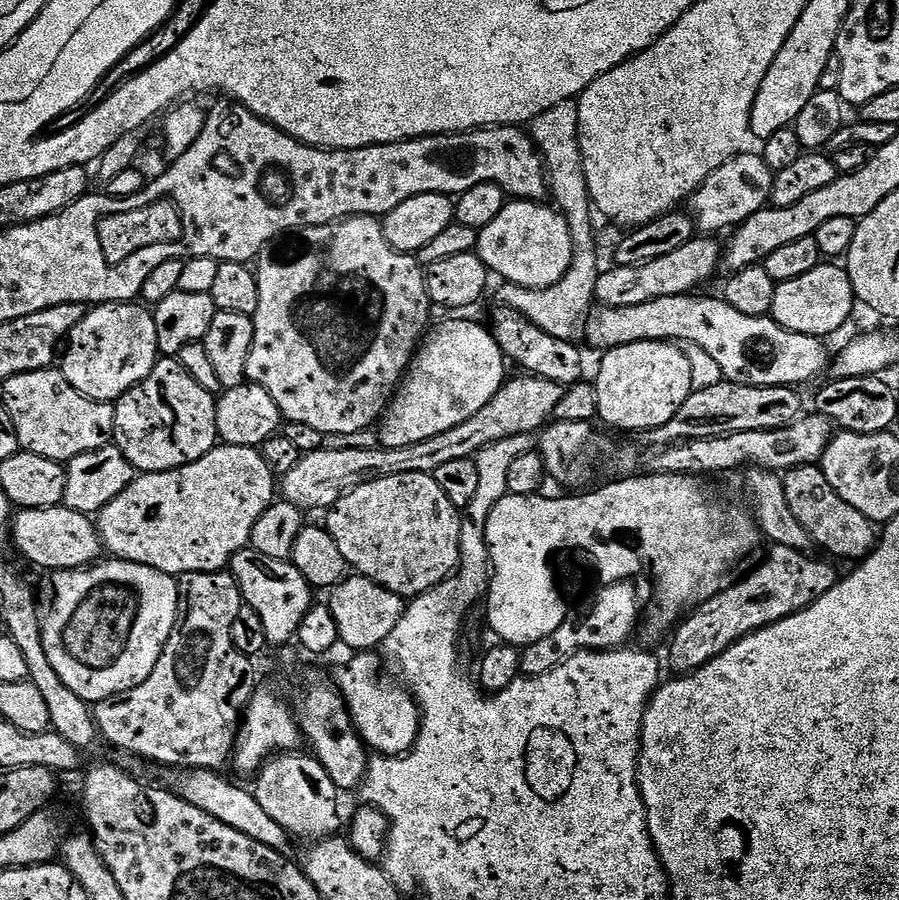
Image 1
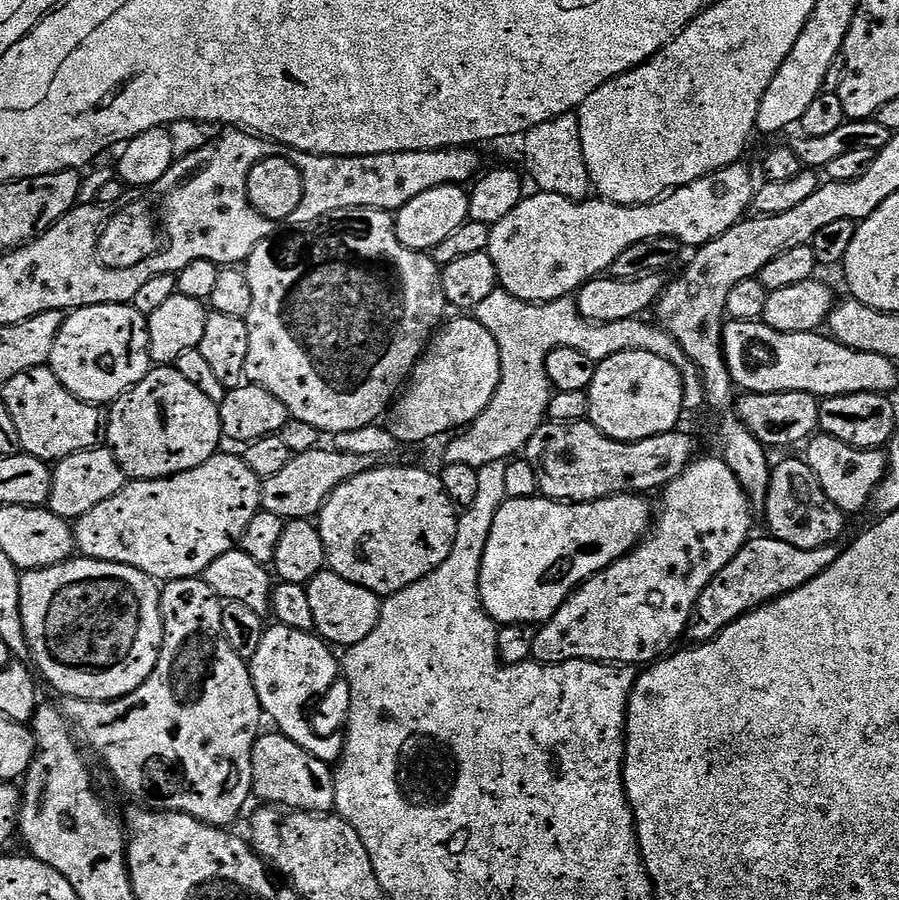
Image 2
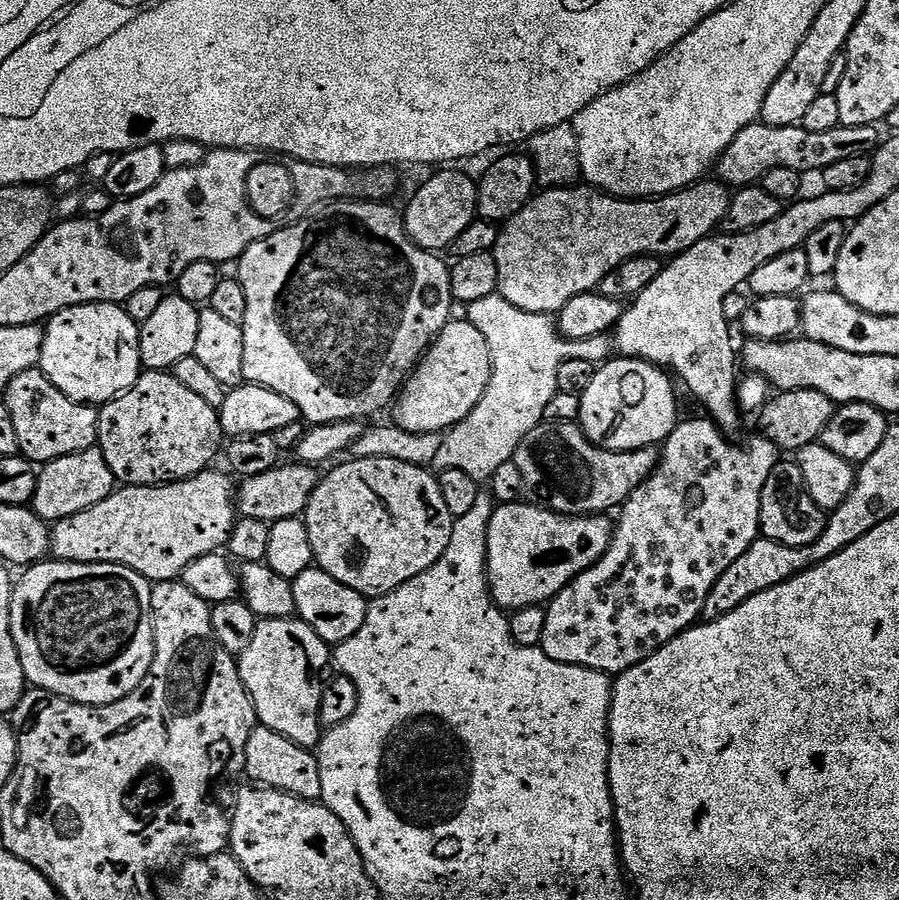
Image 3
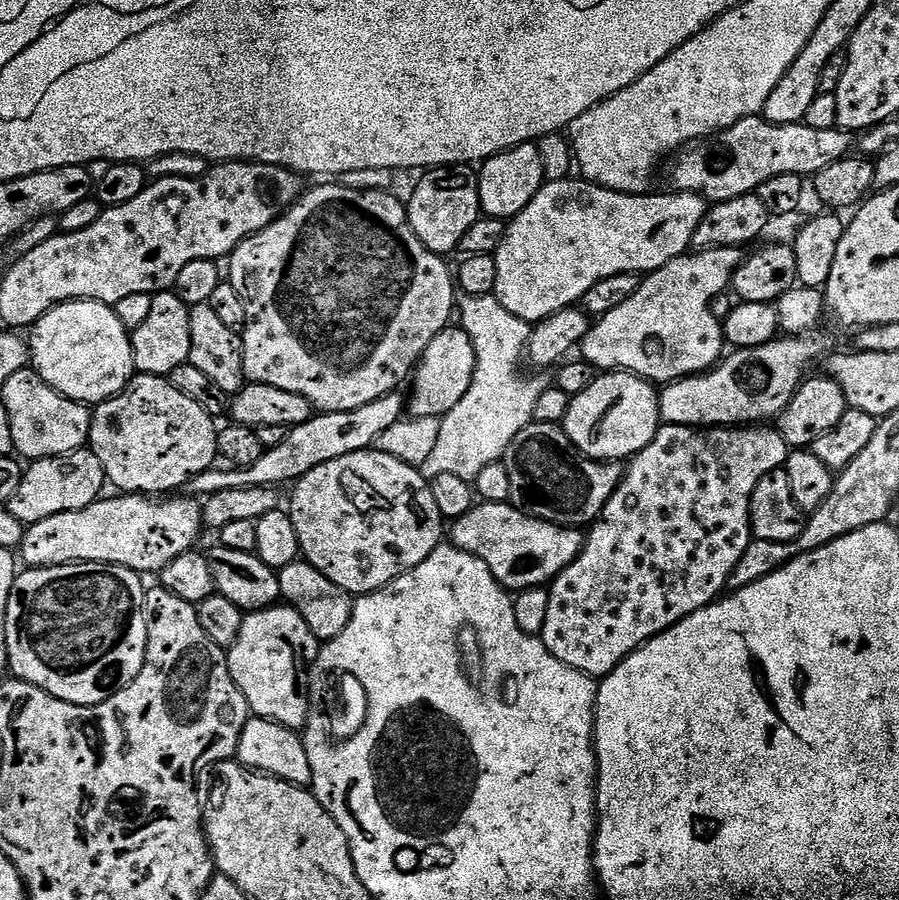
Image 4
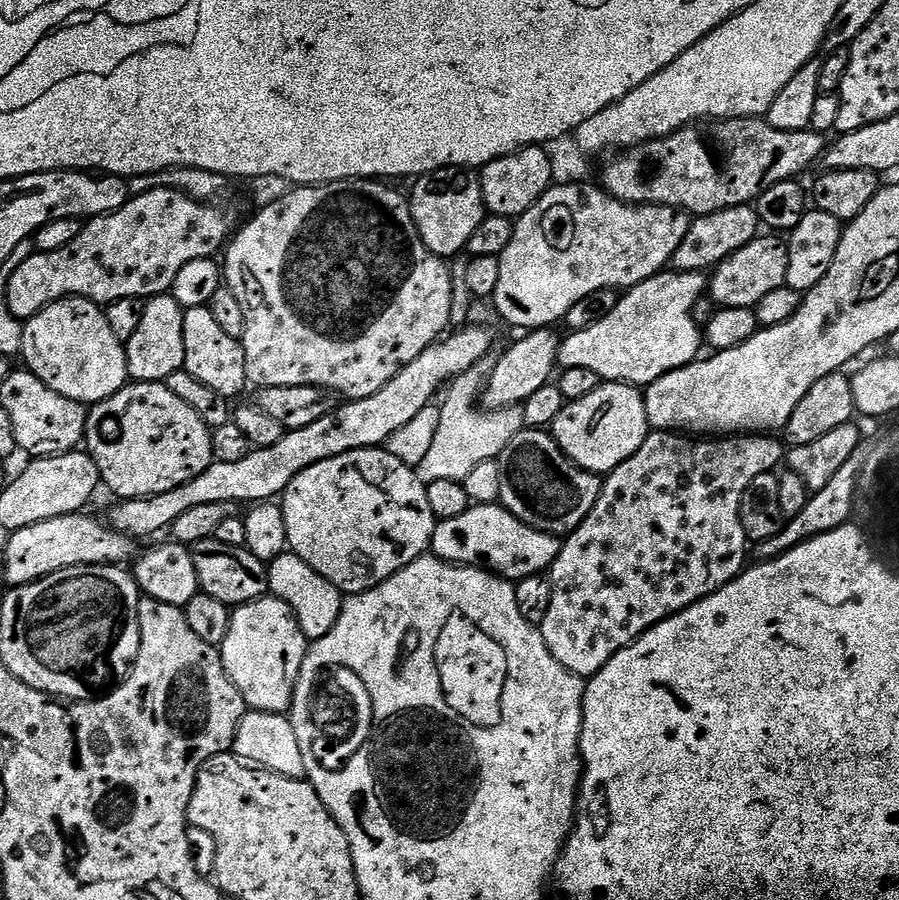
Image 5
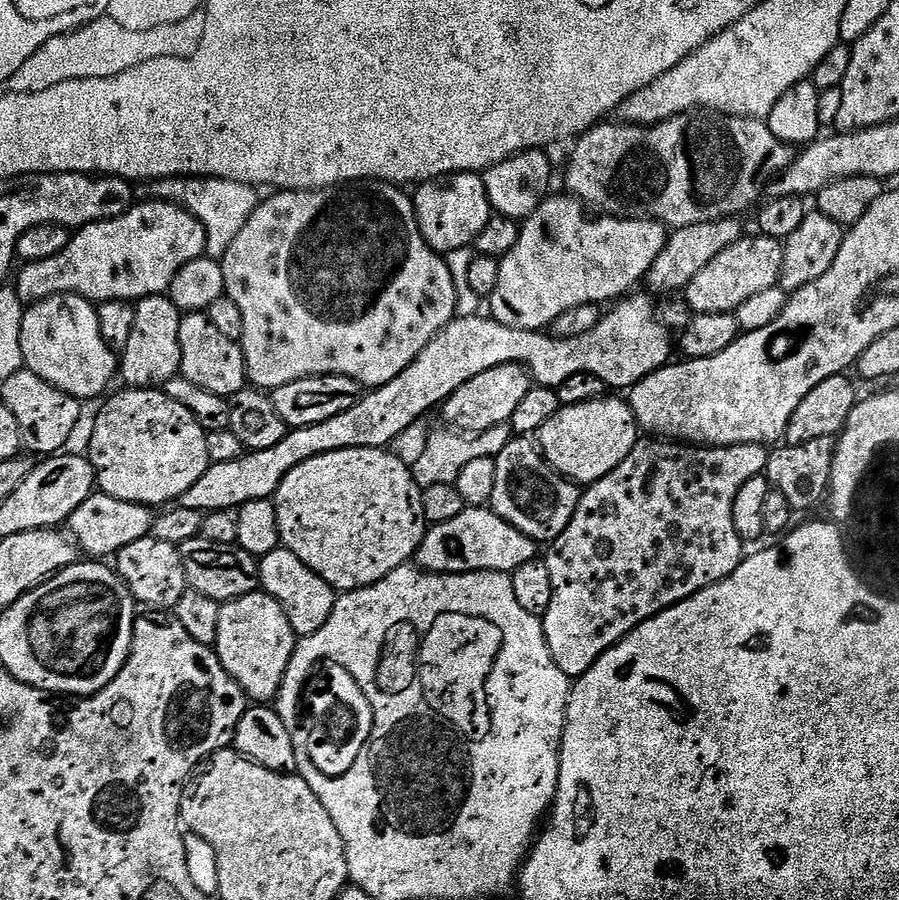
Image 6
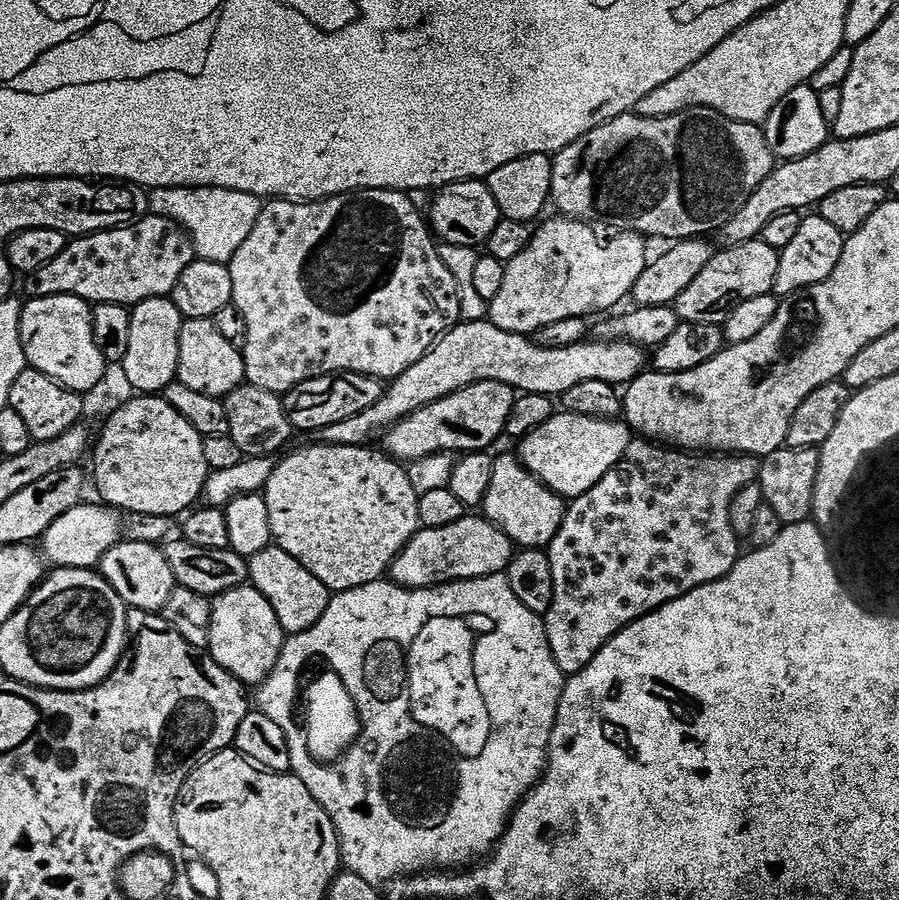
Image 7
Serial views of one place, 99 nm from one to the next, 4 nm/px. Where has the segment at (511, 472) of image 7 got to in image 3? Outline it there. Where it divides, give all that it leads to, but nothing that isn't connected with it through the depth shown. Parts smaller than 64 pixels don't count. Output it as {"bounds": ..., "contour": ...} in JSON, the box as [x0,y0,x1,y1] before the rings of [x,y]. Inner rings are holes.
{"bounds":[514,422,660,516],"contour":[[[542,422],[522,438],[514,459],[522,473],[525,493],[539,507],[563,516],[598,516],[628,501],[660,463],[660,452],[655,447],[611,452],[592,444],[579,423]]]}

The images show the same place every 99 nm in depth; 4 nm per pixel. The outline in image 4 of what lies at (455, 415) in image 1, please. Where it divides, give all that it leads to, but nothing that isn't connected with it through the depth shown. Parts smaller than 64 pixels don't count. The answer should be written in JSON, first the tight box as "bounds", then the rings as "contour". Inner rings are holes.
{"bounds":[406,327,476,418],"contour":[[[461,327],[443,328],[426,346],[419,364],[414,369],[411,377],[412,397],[406,400],[406,408],[413,417],[443,418],[447,412],[454,410],[462,398],[466,398],[466,392],[470,390],[470,382],[474,382],[474,370],[476,369],[476,351],[474,342],[464,333]]]}

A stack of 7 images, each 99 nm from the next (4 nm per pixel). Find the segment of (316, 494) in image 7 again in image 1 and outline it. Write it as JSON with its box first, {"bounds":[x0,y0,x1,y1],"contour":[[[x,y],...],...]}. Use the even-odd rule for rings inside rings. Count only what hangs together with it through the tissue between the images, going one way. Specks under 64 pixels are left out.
{"bounds":[326,474,462,598],"contour":[[[394,474],[394,478],[378,478],[374,482],[366,482],[362,486],[355,488],[354,491],[347,492],[337,504],[333,504],[327,516],[326,527],[328,533],[334,538],[334,542],[338,544],[338,551],[342,554],[344,561],[348,563],[349,569],[353,573],[365,576],[366,579],[380,584],[386,590],[390,590],[399,596],[405,598],[419,596],[421,592],[430,590],[435,584],[441,584],[447,576],[452,575],[460,567],[460,522],[462,516],[450,502],[450,498],[446,498],[446,494],[442,494],[442,486],[438,486],[435,475]]]}

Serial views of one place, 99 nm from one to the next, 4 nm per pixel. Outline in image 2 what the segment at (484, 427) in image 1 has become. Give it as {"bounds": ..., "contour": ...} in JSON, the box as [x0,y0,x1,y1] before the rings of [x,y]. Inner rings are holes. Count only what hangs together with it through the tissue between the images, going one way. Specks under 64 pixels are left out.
{"bounds":[260,446,377,522],"contour":[[[319,446],[308,453],[293,455],[290,462],[274,478],[266,478],[260,485],[260,506],[263,511],[278,514],[286,522],[290,520],[307,520],[319,513],[320,507],[334,494],[342,482],[350,482],[358,474],[377,467],[375,456],[366,454],[342,453],[331,447]]]}

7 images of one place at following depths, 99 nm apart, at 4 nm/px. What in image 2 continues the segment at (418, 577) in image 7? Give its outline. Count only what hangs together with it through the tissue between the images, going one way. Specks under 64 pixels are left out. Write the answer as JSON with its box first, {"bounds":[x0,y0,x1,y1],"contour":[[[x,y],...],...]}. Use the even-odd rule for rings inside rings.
{"bounds":[480,492,654,625],"contour":[[[631,492],[581,504],[550,500],[539,494],[505,500],[498,514],[494,514],[494,526],[490,526],[480,567],[480,601],[489,616],[497,625],[545,624],[567,602],[577,586],[628,555],[648,535],[654,508],[644,500],[647,499],[643,495]]]}

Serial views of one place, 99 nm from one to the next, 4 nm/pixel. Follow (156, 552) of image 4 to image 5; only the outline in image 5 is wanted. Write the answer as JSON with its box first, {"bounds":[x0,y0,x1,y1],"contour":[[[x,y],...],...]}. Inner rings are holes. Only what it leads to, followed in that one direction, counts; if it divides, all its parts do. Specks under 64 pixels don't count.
{"bounds":[4,514,134,586],"contour":[[[73,514],[70,516],[59,516],[42,522],[34,522],[34,526],[19,528],[7,538],[8,545],[4,548],[4,580],[5,585],[19,586],[32,584],[44,576],[54,574],[58,570],[77,568],[79,564],[115,564],[123,565],[123,560],[131,561],[134,556],[132,552],[133,537],[124,536],[121,532],[115,532],[111,526],[106,526],[103,519],[95,520],[89,514]]]}

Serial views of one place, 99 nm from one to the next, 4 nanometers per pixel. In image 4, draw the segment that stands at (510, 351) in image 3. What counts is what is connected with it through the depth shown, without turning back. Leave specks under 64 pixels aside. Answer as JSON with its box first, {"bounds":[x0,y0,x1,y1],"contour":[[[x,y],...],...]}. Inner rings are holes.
{"bounds":[419,294,546,482],"contour":[[[495,294],[491,296],[461,295],[458,305],[463,315],[460,327],[464,329],[470,342],[474,342],[476,351],[474,382],[470,382],[470,390],[466,392],[466,398],[462,398],[462,402],[458,402],[458,406],[454,406],[454,410],[447,412],[441,419],[441,429],[434,451],[430,458],[419,467],[420,473],[429,482],[438,474],[458,474],[458,478],[475,482],[478,474],[486,470],[486,466],[501,463],[510,442],[514,442],[514,438],[522,434],[526,425],[533,423],[534,406],[538,406],[538,398],[542,398],[546,387],[545,381],[540,381],[536,376],[527,380],[523,370],[520,369],[520,363],[523,365],[526,360],[528,339],[532,336],[533,325],[529,321],[510,314],[510,310],[506,310],[506,306],[498,302]]]}

